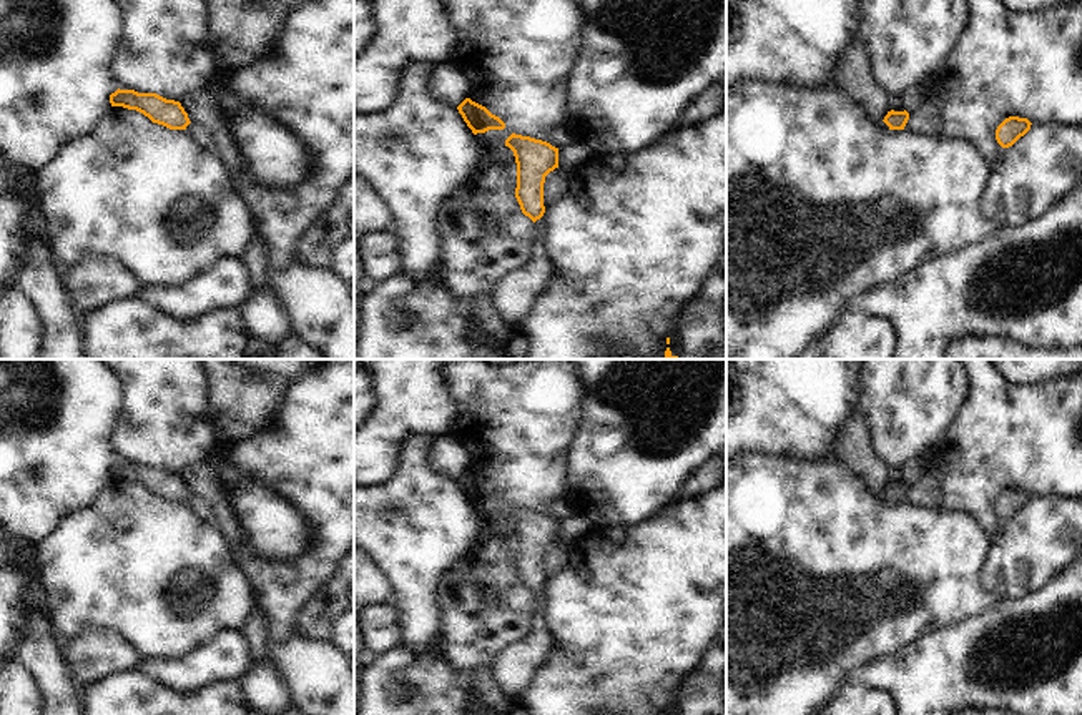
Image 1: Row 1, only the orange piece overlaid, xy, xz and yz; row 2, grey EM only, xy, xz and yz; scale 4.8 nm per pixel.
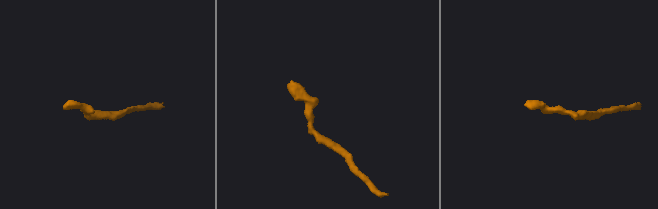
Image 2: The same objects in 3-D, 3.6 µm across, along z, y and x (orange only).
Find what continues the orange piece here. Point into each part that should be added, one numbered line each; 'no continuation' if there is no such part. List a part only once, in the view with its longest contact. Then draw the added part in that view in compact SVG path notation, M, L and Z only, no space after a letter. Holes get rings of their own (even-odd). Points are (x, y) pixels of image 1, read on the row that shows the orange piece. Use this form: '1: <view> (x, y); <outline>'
no continuation

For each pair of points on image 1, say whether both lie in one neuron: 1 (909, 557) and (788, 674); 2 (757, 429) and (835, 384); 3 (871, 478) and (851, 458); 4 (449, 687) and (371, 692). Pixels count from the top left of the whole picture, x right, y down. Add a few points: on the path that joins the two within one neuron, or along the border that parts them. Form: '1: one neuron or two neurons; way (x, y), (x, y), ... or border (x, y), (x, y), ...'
1: one neuron; way (880, 582), (818, 644)
2: one neuron; way (778, 426), (800, 426), (820, 406)
3: one neuron; way (866, 473), (856, 463)
4: one neuron; way (429, 692), (391, 692)

